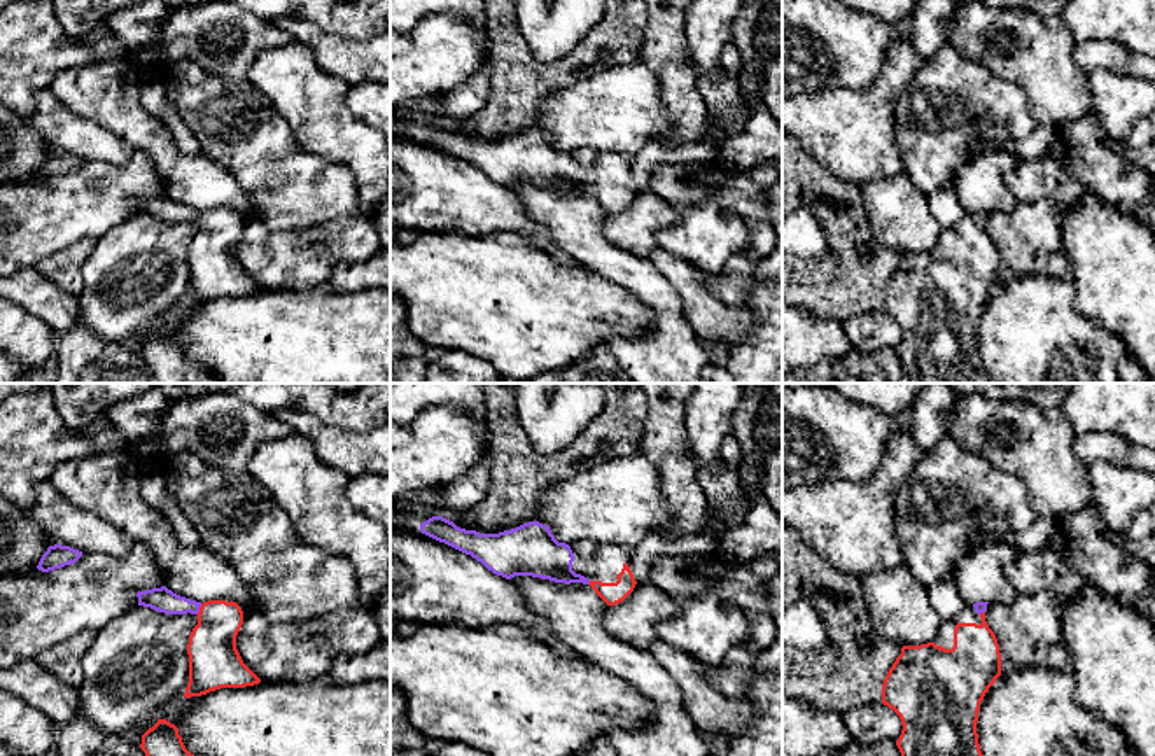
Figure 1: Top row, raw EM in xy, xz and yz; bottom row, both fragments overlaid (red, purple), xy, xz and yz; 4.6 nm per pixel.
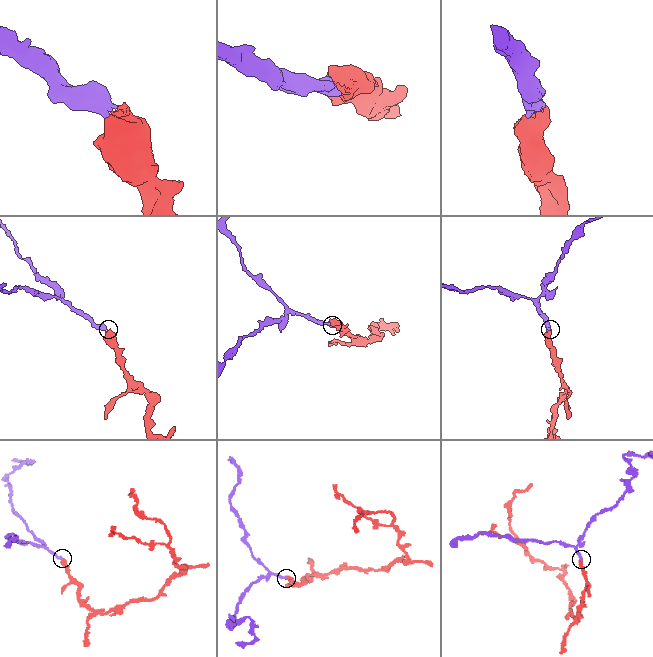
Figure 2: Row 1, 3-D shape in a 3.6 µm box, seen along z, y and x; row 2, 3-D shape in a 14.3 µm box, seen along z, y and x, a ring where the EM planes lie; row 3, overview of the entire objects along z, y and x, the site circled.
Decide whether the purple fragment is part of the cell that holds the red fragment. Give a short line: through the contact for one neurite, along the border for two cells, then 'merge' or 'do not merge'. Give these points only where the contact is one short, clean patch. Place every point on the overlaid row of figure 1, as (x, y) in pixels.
line xy (214, 662), (214, 623), (200, 609), (161, 599); merge

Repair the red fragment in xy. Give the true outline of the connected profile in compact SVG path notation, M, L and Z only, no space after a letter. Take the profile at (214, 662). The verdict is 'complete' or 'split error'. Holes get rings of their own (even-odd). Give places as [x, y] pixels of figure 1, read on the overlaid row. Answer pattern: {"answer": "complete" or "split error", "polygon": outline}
{"answer": "split error", "polygon": "M166 586L138 592L138 606L150 607L164 614L196 614L198 625L192 628L187 644L189 682L184 696L201 696L220 688L245 688L259 684L261 679L243 663L236 649L236 635L243 625L243 611L236 602L208 600L196 602L180 597Z"}

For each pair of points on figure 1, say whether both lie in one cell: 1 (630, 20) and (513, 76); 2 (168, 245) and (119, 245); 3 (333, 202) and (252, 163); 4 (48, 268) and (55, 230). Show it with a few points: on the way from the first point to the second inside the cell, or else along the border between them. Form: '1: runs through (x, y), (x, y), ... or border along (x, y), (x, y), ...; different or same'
1: runs through (601, 44), (566, 72), (543, 76); same
2: runs through (156, 245), (132, 245); same
3: runs through (314, 191), (291, 188), (272, 168); same
4: border along (90, 238), (81, 238), (48, 254), (35, 266); different

